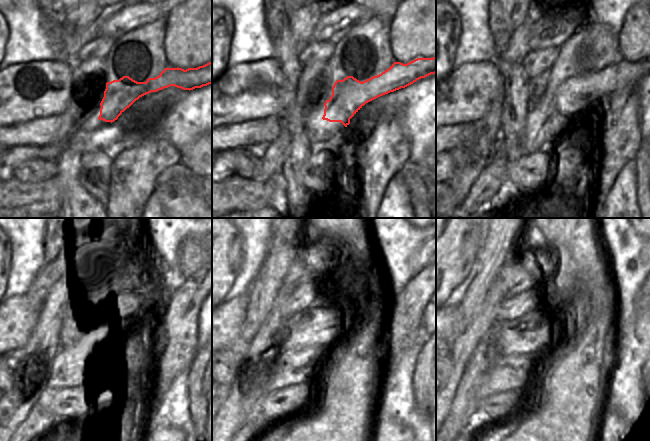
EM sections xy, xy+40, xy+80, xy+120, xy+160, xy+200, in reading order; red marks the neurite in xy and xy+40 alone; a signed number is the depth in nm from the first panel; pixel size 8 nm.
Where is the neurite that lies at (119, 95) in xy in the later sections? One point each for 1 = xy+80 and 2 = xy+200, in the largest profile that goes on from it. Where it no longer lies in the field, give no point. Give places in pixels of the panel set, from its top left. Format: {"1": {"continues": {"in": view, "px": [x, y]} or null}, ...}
{"1": {"continues": {"in": "xy+80", "px": [573, 95]}}, "2": {"continues": {"in": "xy+200", "px": [514, 341]}}}

